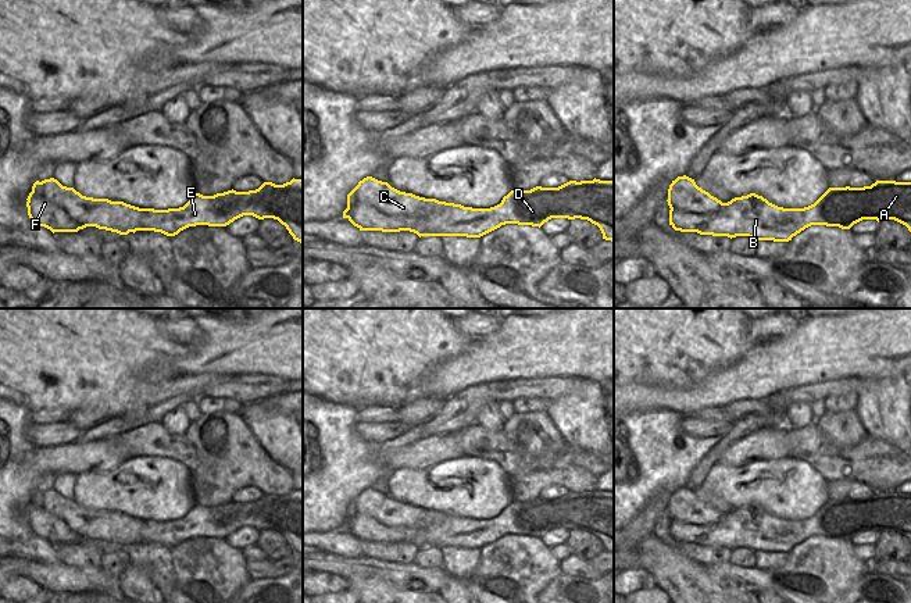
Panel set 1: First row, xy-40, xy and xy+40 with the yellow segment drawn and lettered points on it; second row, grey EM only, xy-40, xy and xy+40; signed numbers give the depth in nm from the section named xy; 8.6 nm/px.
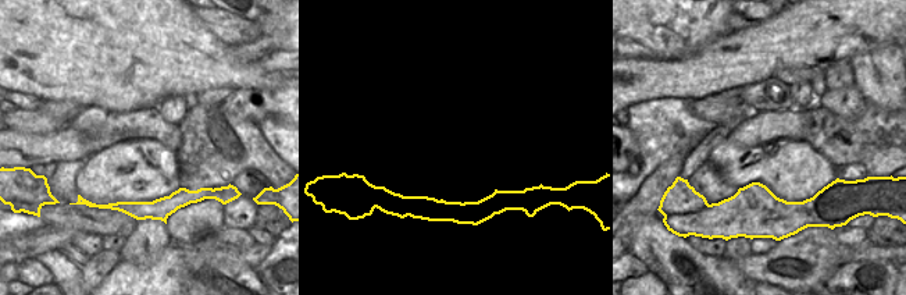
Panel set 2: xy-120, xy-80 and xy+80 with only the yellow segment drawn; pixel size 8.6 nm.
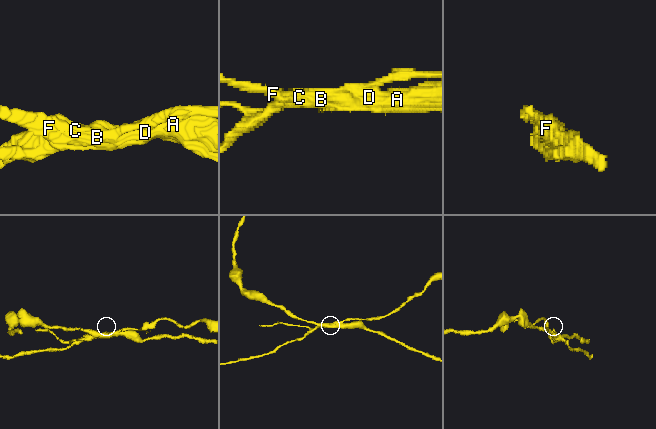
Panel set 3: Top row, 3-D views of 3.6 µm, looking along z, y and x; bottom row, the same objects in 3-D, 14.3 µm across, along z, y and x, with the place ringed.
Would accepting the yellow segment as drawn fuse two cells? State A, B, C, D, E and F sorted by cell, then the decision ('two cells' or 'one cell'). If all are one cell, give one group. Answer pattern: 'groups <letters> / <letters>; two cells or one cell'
groups A B D E / C F; two cells

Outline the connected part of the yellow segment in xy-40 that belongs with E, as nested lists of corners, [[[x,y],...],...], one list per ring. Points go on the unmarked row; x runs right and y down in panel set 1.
[[[292,490],[283,496],[264,493],[258,500],[249,503],[228,502],[214,507],[193,506],[193,513],[183,521],[140,520],[153,527],[183,525],[178,534],[140,531],[140,536],[129,543],[154,542],[175,547],[181,542],[196,538],[226,538],[243,527],[258,531],[274,529],[286,538],[294,552],[303,554],[303,490]]]

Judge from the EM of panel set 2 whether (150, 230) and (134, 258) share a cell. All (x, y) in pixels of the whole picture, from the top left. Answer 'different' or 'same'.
same

